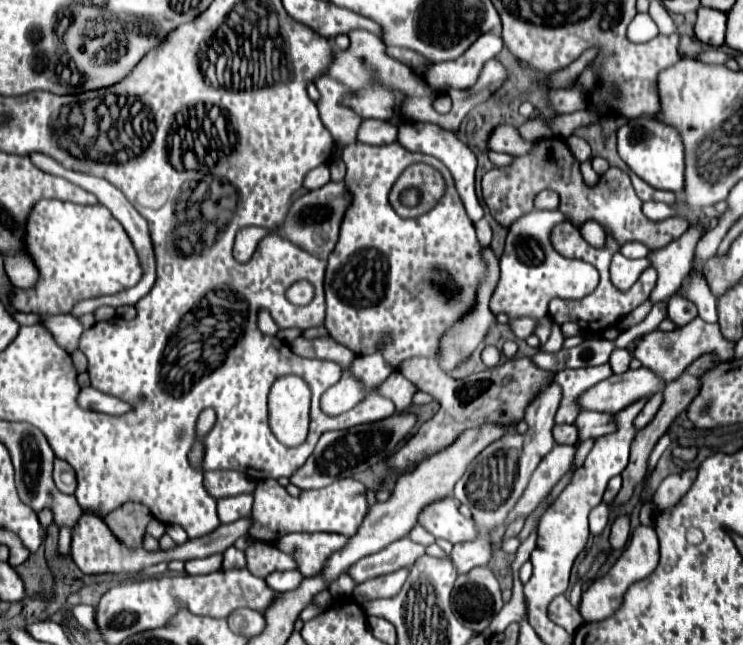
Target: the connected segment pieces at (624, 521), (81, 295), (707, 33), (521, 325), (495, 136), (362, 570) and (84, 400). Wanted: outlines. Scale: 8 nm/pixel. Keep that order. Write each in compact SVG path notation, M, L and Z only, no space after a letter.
M617 516L617 520L611 526L611 546L613 548L623 548L627 538L629 538L629 516Z
M41 200L27 218L27 234L25 246L29 246L29 256L39 270L39 278L31 288L17 288L11 286L9 302L17 312L31 312L31 314L67 314L73 306L85 298L115 294L125 288L131 288L141 278L141 264L135 254L135 248L121 230L121 224L113 220L113 216L105 210L105 206L81 206L61 200Z
M703 8L697 10L697 20L695 20L695 38L703 44L711 44L711 46L723 46L725 42L725 22L727 16L719 10L709 10Z
M519 318L519 320L509 322L509 326L511 326L511 330L515 332L515 336L517 336L517 338L525 338L525 336L533 334L533 330L535 330L537 322L539 322L537 318Z
M501 124L501 126L495 126L495 128L493 128L487 144L489 144L491 150L499 150L499 152L507 152L507 154L511 154L511 156L517 156L517 154L529 152L529 148L531 148L535 142L525 142L513 126Z
M401 538L393 544L389 544L387 548L383 548L381 552L375 552L375 554L365 556L359 562L355 562L349 568L349 576L357 584L361 584L369 578L395 572L403 566L413 566L413 562L423 554L425 554L425 546L415 544L409 538Z
M87 386L87 388L83 388L79 392L77 404L81 408L85 408L85 410L91 408L95 412L105 412L105 414L115 414L115 416L125 414L125 412L131 410L131 406L127 402L123 402L119 398L113 398L109 394L103 394L103 392L99 392L99 390L91 388L91 386Z

